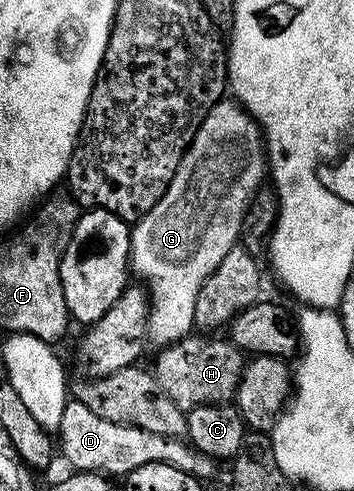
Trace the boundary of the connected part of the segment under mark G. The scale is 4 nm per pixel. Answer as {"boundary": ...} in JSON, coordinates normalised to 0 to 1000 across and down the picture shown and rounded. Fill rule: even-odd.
{"boundary":[[[630,202],[593,220],[554,267],[542,291],[514,320],[497,356],[475,373],[458,403],[404,442],[376,452],[367,470],[364,546],[404,564],[424,607],[418,686],[438,705],[483,703],[514,686],[540,684],[551,668],[554,601],[621,527],[675,497],[681,450],[709,401],[754,367],[751,291],[726,246],[658,202]]]}

